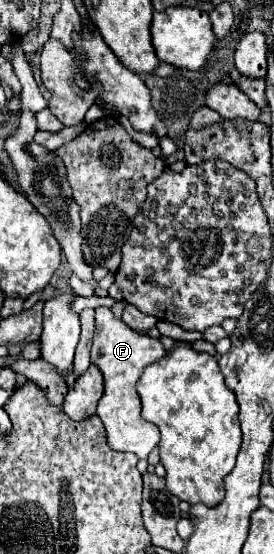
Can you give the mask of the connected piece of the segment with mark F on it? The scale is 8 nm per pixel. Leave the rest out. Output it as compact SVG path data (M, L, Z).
M95 308L95 322L97 330L93 336L91 362L99 366L105 378L105 394L99 400L97 416L103 420L107 442L111 444L111 448L119 452L133 452L139 458L147 458L149 452L159 444L161 434L155 424L149 424L141 418L137 382L143 374L143 368L147 364L153 364L155 360L161 360L167 354L167 350L159 340L133 332L129 326L123 324L123 320L117 320L109 308Z

